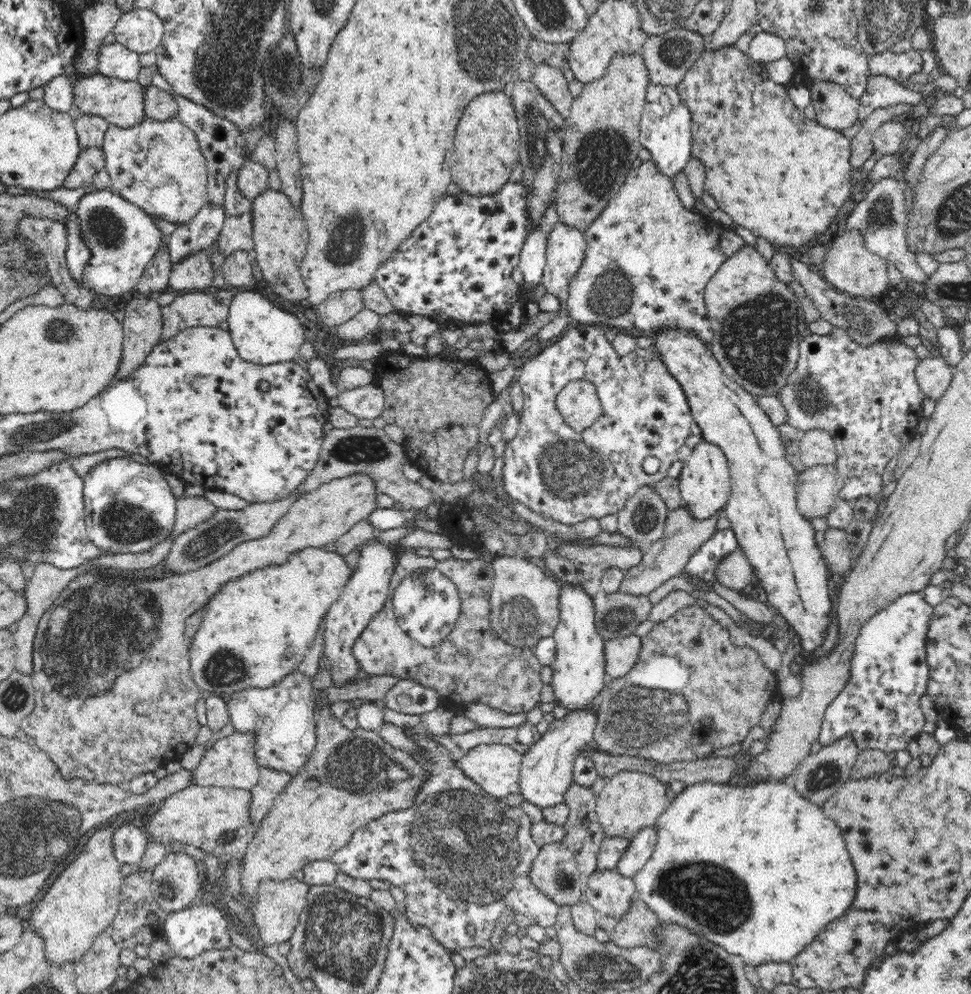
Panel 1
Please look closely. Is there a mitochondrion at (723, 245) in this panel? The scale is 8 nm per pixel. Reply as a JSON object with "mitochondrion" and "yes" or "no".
{"mitochondrion":"no"}

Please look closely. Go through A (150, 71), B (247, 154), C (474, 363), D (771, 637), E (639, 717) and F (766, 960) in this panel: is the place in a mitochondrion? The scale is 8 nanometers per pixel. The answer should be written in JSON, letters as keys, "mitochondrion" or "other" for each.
{"A":"other","B":"other","C":"other","D":"other","E":"mitochondrion","F":"other"}

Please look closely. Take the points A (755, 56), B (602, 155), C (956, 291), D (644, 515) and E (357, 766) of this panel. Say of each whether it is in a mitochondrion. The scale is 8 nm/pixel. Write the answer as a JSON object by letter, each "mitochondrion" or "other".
{"A":"other","B":"mitochondrion","C":"mitochondrion","D":"mitochondrion","E":"mitochondrion"}

